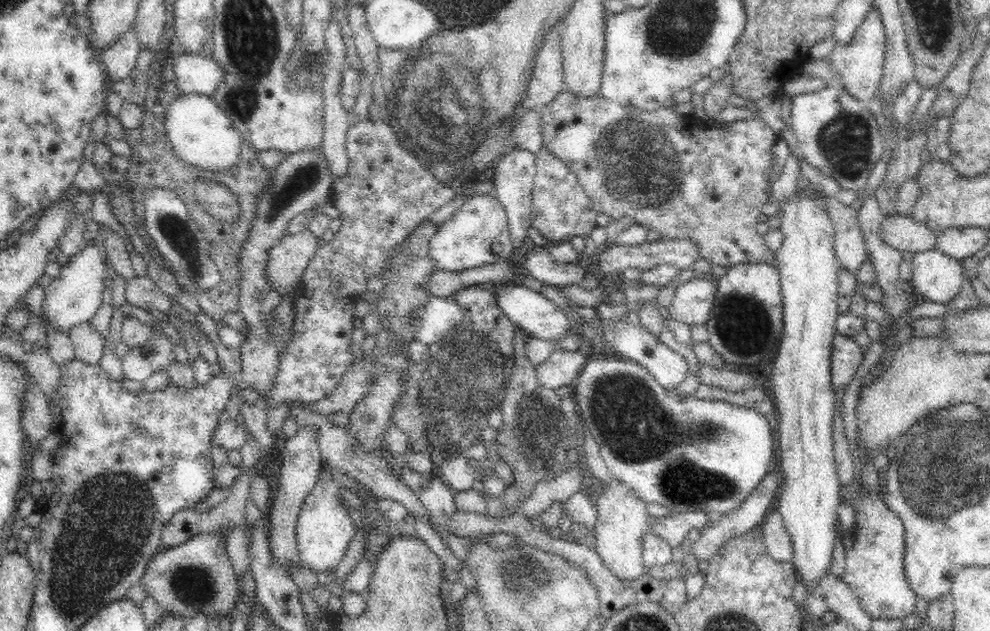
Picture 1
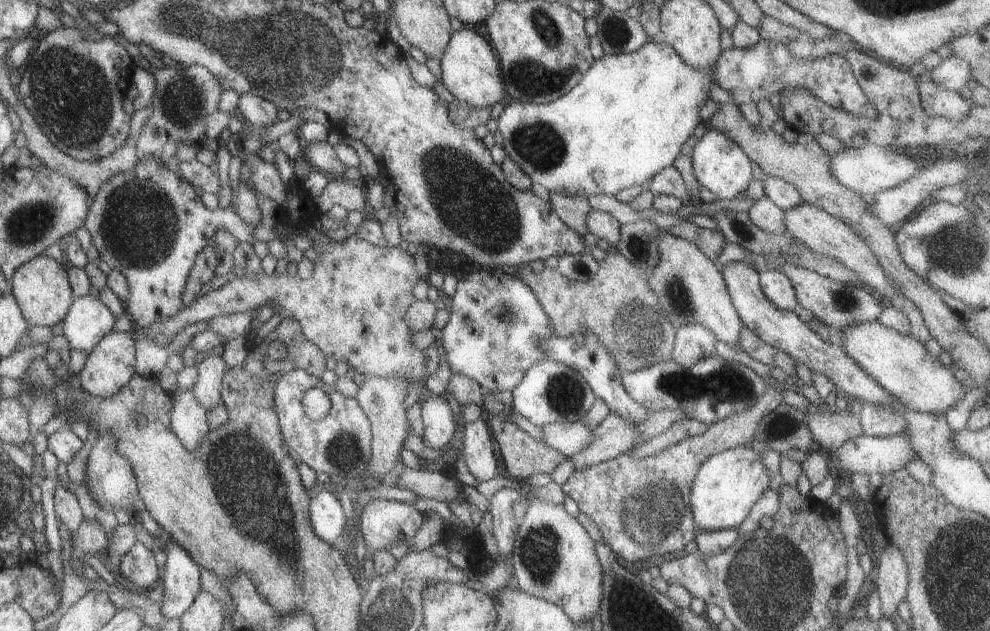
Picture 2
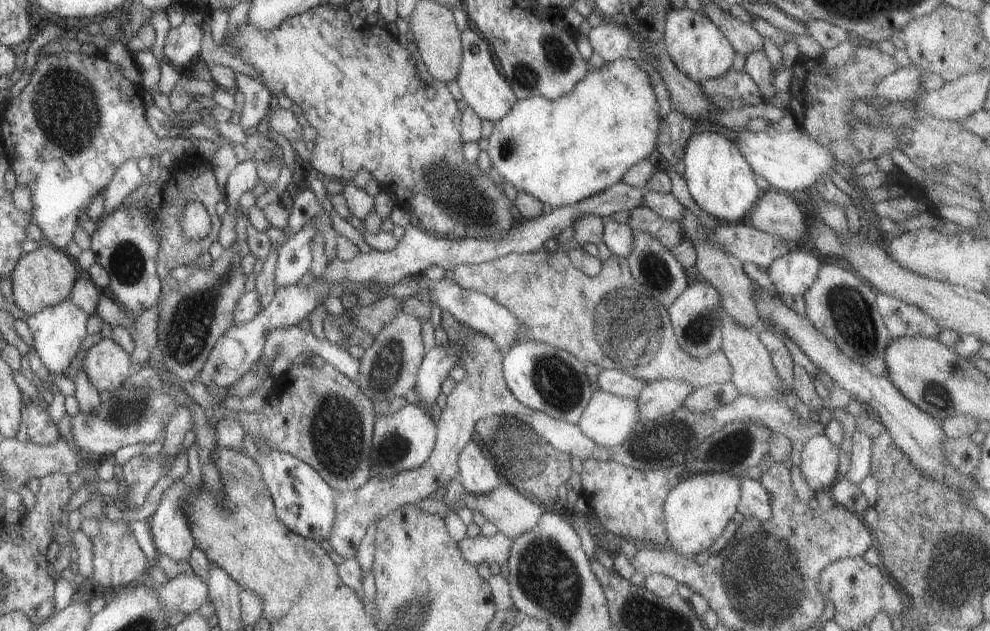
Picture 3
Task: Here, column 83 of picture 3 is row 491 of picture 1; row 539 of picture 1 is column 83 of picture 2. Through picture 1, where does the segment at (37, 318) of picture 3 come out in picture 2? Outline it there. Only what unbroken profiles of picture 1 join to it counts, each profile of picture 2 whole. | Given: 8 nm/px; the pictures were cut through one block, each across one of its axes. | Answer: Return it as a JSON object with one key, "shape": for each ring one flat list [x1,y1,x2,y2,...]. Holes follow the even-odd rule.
{"shape":[[87,294,73,299,61,321,63,338,69,349,88,353,94,346,111,332,117,317,113,316,99,299]]}

